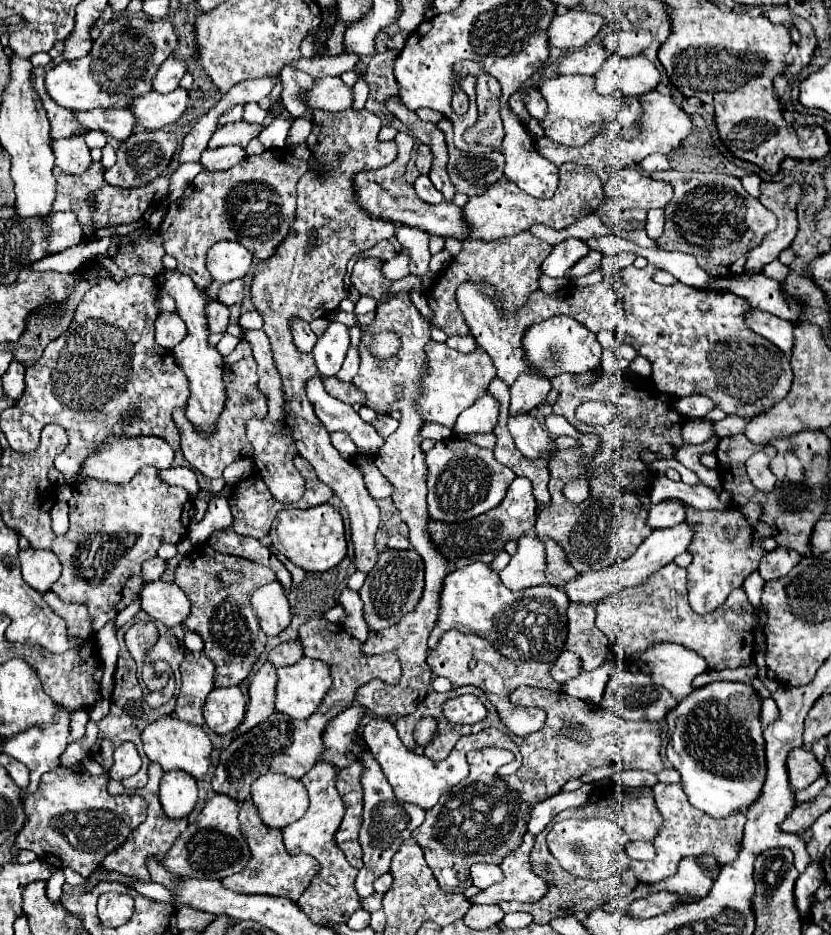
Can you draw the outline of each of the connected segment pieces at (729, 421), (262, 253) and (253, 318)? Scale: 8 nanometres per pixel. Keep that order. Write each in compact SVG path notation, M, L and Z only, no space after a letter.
M727 416L725 420L715 422L715 434L725 438L725 436L733 436L745 430L747 422L751 422L751 418L739 418L739 416Z
M277 148L259 156L245 156L225 172L199 172L187 186L175 216L167 214L165 226L159 228L165 252L177 258L177 270L191 276L197 288L205 290L213 282L205 266L205 254L219 240L241 242L257 260L271 258L295 222L295 186L307 170L309 164L295 158L289 148Z
M251 310L251 312L245 312L241 318L239 318L239 324L243 326L243 328L257 328L257 330L261 330L263 328L263 316L261 314L257 314L257 310Z

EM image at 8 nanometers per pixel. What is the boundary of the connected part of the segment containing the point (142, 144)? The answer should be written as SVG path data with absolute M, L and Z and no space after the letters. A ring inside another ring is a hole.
M137 130L125 142L121 142L117 150L117 162L109 170L105 170L105 178L111 186L145 186L151 180L155 180L159 172L167 170L175 148L177 148L177 138L171 132Z

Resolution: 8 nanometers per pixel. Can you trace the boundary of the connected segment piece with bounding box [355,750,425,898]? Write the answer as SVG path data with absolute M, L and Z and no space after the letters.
M365 750L363 756L361 756L361 762L365 766L365 774L361 778L361 784L363 784L363 800L365 800L365 808L363 808L363 826L361 826L361 832L359 832L359 840L361 840L361 846L363 846L363 868L359 870L357 874L357 880L355 880L355 888L357 888L357 894L359 898L367 898L371 896L375 890L373 890L373 882L383 876L385 872L389 872L389 864L391 864L391 858L395 856L395 852L399 850L399 846L403 844L403 840L411 838L411 832L423 824L423 818L425 818L425 810L415 806L415 804L401 804L387 778L383 776L379 764L375 762L375 758Z

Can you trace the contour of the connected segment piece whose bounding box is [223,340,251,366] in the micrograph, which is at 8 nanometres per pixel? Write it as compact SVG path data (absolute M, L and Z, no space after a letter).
M241 340L231 354L223 357L223 361L225 365L231 366L231 364L239 362L241 358L249 358L249 356L251 356L251 344L247 340Z

